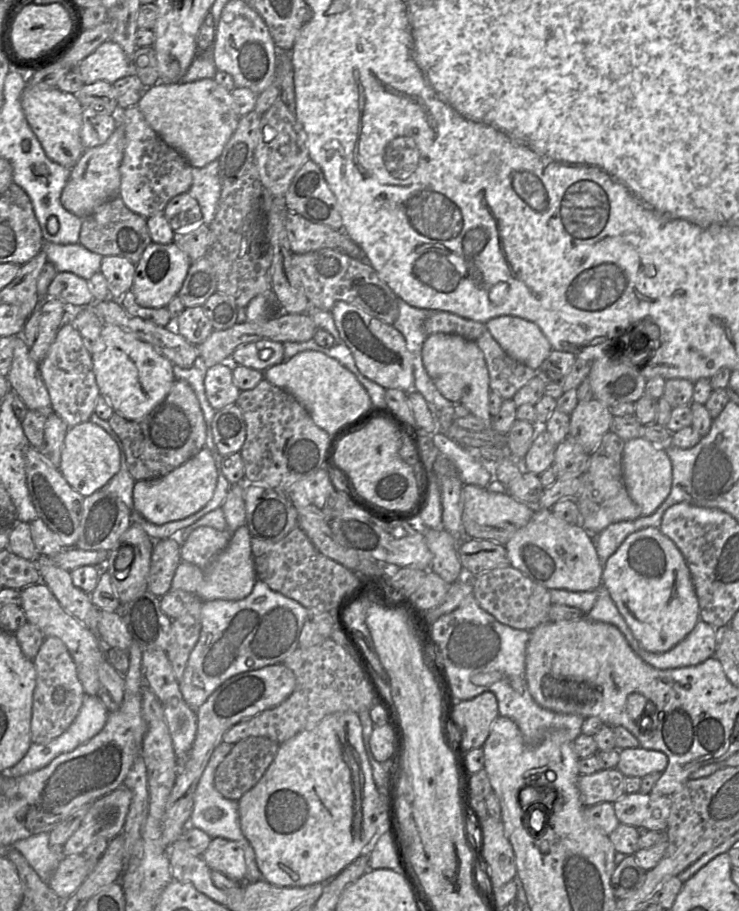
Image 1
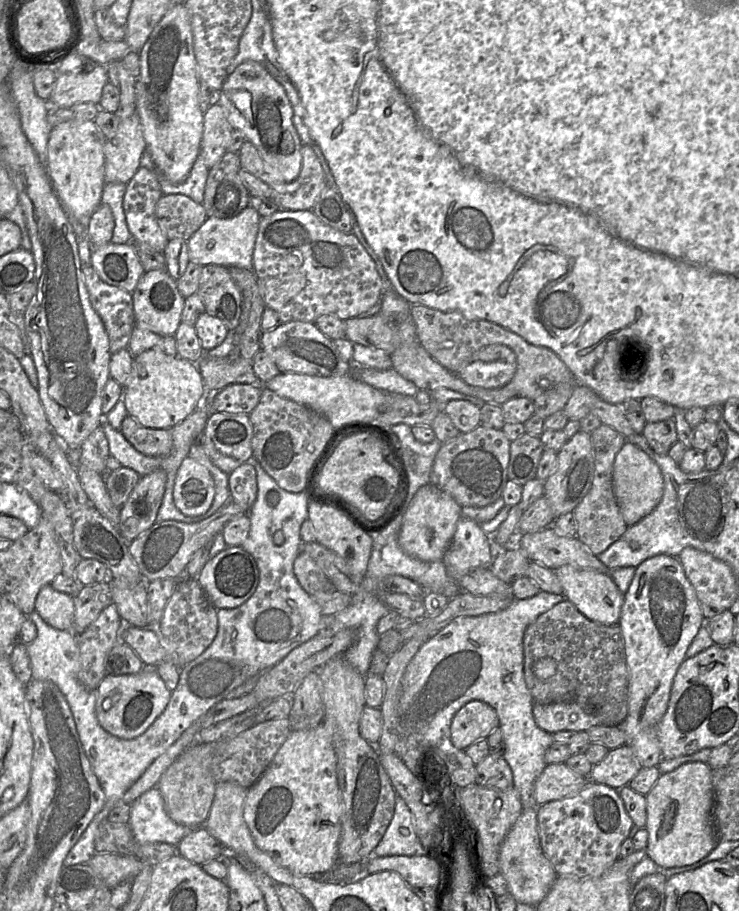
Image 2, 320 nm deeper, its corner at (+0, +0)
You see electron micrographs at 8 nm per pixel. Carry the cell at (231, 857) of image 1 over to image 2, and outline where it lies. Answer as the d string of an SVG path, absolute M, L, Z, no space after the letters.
M205 827L192 829L177 845L177 853L198 865L220 858L223 845Z

